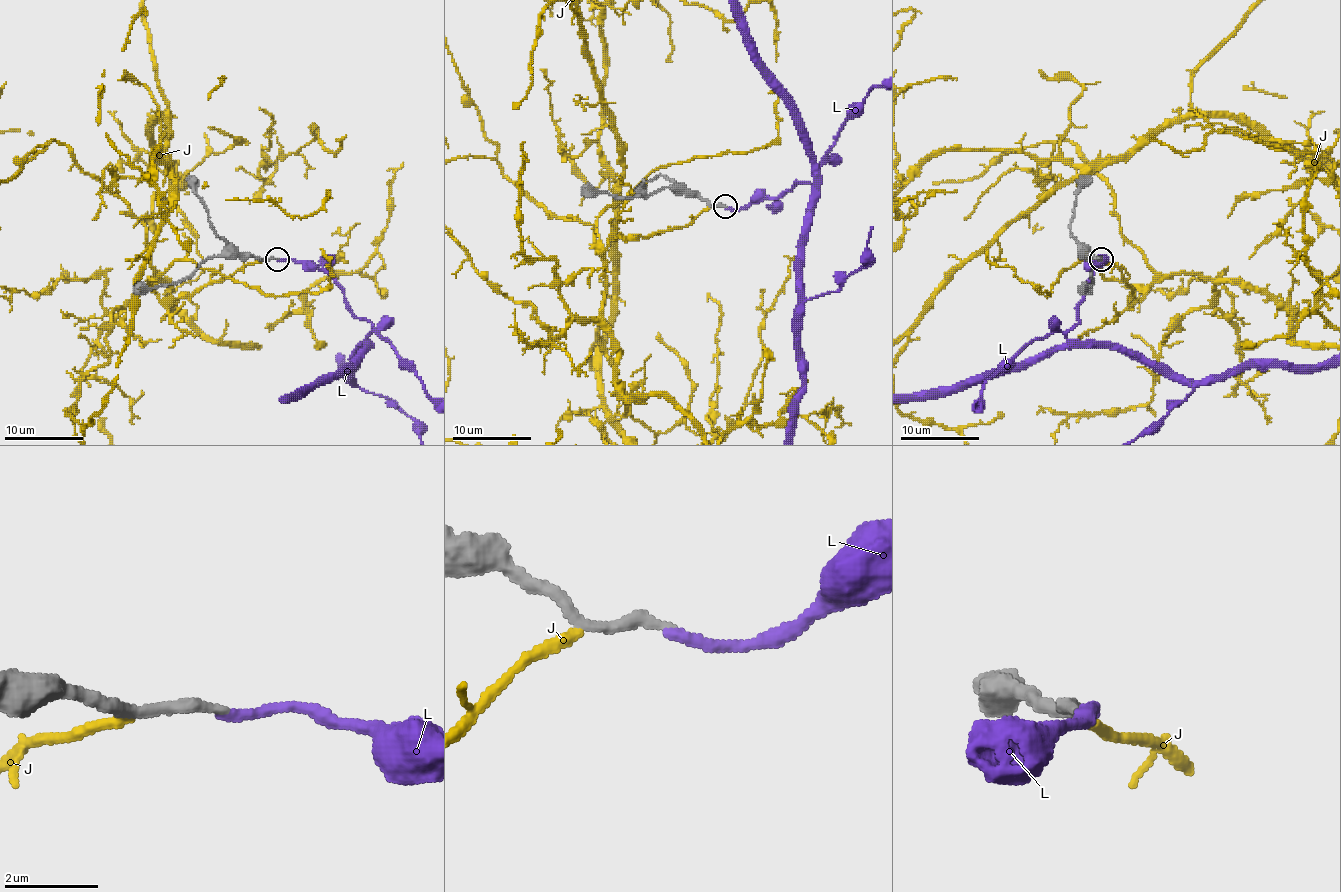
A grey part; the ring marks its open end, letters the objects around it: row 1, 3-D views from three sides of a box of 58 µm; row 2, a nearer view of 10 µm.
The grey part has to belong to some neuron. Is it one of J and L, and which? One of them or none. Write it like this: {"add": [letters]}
{"add": ["L"]}

